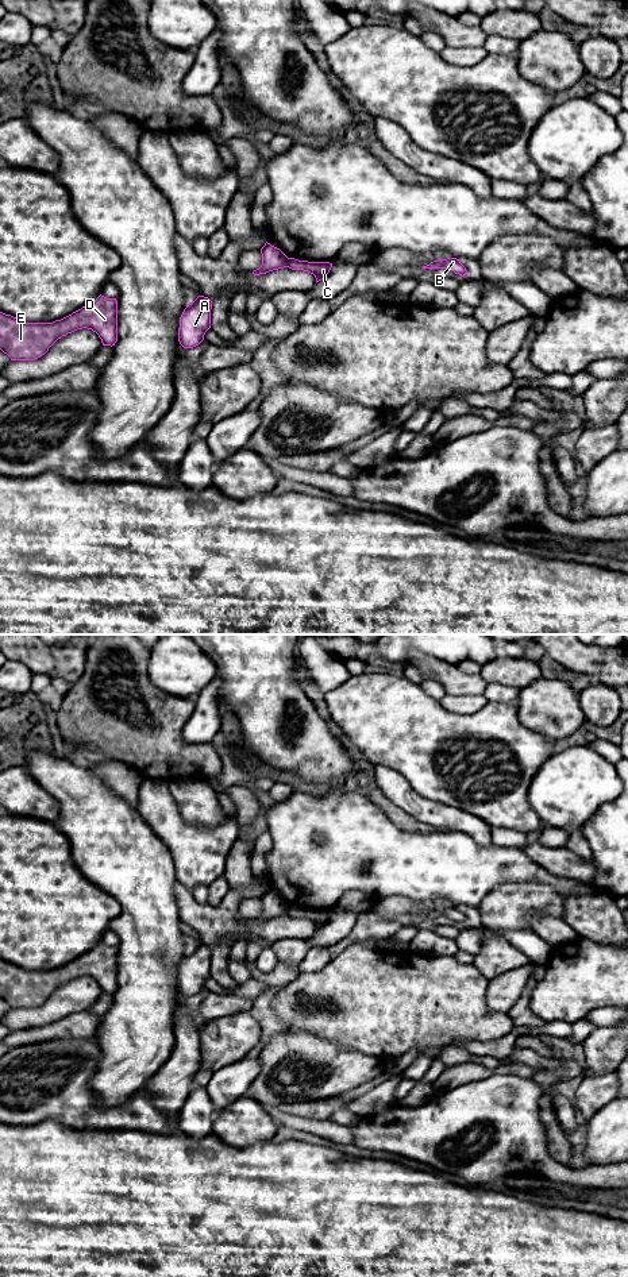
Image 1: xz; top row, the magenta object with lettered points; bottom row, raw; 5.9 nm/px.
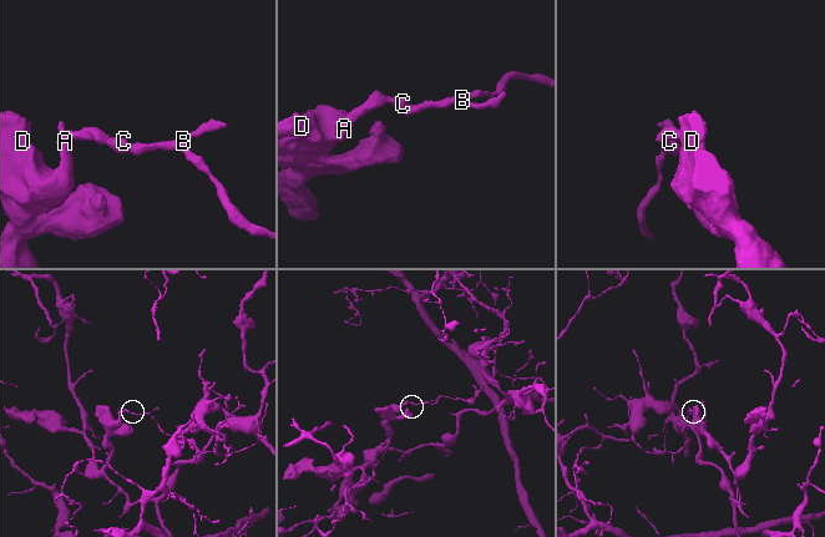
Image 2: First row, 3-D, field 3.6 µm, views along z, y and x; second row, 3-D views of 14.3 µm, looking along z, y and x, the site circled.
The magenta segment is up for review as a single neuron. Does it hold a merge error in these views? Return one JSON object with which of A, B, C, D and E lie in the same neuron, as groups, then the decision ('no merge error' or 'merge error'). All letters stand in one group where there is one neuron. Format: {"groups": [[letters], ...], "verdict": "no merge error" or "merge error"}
{"groups": [["A", "D", "E"], ["B", "C"]], "verdict": "merge error"}

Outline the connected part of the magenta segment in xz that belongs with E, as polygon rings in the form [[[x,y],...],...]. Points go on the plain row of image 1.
[[[100,942],[90,952],[53,971],[26,971],[0,960],[0,998],[7,1002],[11,1008],[35,1008],[45,1003],[58,987],[82,976],[96,980],[103,994],[115,994],[117,989],[117,948],[107,946]]]

